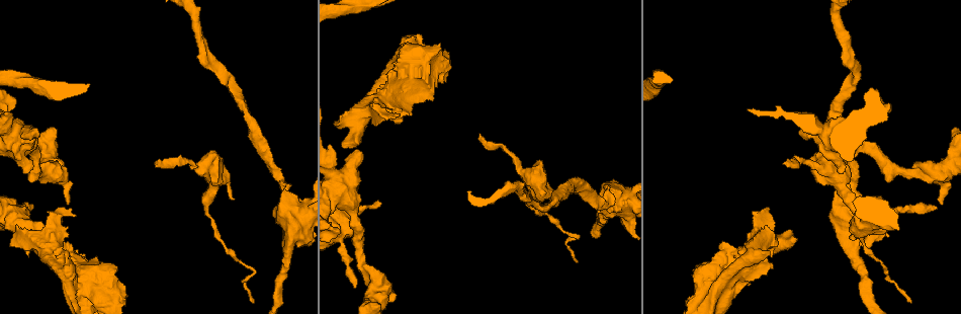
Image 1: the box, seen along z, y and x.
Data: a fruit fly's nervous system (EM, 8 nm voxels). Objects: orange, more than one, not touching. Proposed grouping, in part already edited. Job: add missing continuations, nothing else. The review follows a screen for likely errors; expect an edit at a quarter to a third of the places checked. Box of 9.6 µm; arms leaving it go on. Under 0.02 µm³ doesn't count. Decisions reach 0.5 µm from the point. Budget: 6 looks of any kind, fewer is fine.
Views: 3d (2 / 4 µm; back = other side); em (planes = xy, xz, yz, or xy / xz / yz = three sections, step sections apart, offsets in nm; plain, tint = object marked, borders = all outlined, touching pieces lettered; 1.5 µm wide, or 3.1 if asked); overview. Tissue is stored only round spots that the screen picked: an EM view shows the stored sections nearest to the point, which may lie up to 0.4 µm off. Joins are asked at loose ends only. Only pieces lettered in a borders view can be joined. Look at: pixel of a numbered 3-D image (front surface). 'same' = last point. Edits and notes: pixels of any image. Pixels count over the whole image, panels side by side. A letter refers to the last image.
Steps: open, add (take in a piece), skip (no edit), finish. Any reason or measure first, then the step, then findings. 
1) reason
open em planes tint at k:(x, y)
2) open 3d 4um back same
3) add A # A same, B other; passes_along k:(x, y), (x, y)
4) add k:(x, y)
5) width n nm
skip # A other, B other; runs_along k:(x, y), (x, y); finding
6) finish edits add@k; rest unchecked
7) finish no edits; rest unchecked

an open end
open 3d 4um at 1:(32, 207)

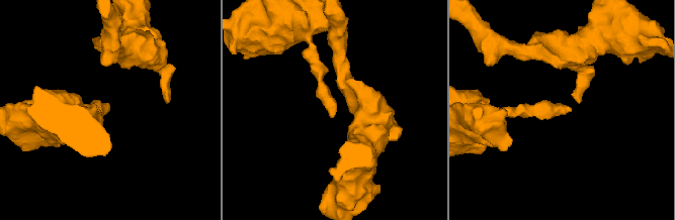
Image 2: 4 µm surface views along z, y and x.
need the tissue
open em planes borders at 2:(568, 107)

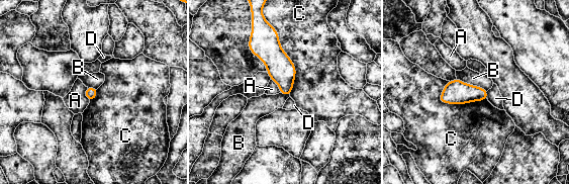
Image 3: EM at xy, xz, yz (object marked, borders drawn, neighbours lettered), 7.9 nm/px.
longest_contact C 600 nm
skip # A other, B other, C other, D other; border 3:(457, 78), (480, 86), (486, 91); no lettered piece goes on from it

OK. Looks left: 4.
free end
open em planes plain at 1:(234, 198)

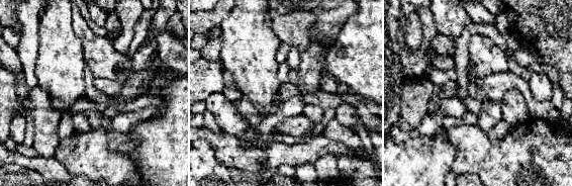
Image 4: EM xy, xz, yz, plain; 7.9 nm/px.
what lies round it
open em planes borders same

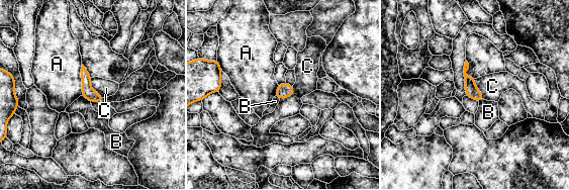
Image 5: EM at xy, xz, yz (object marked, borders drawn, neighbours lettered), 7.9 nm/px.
skip # A other, B other, C other; runs_along 5:(83, 71), (86, 88), (99, 99); no lettered piece goes on from it

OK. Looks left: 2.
an open end
open em planes tint at 1:(154, 164)

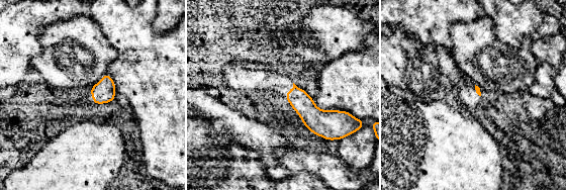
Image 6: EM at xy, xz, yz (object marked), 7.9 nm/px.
see the neighbours
open em planes borders same

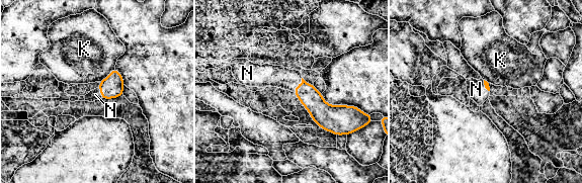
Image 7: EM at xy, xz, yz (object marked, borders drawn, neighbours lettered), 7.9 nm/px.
add N # K other, N same; passes_along 7:(309, 96), (299, 84), (275, 76); the neuron continues

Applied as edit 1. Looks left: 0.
finish edits add@7; rest unchecked

